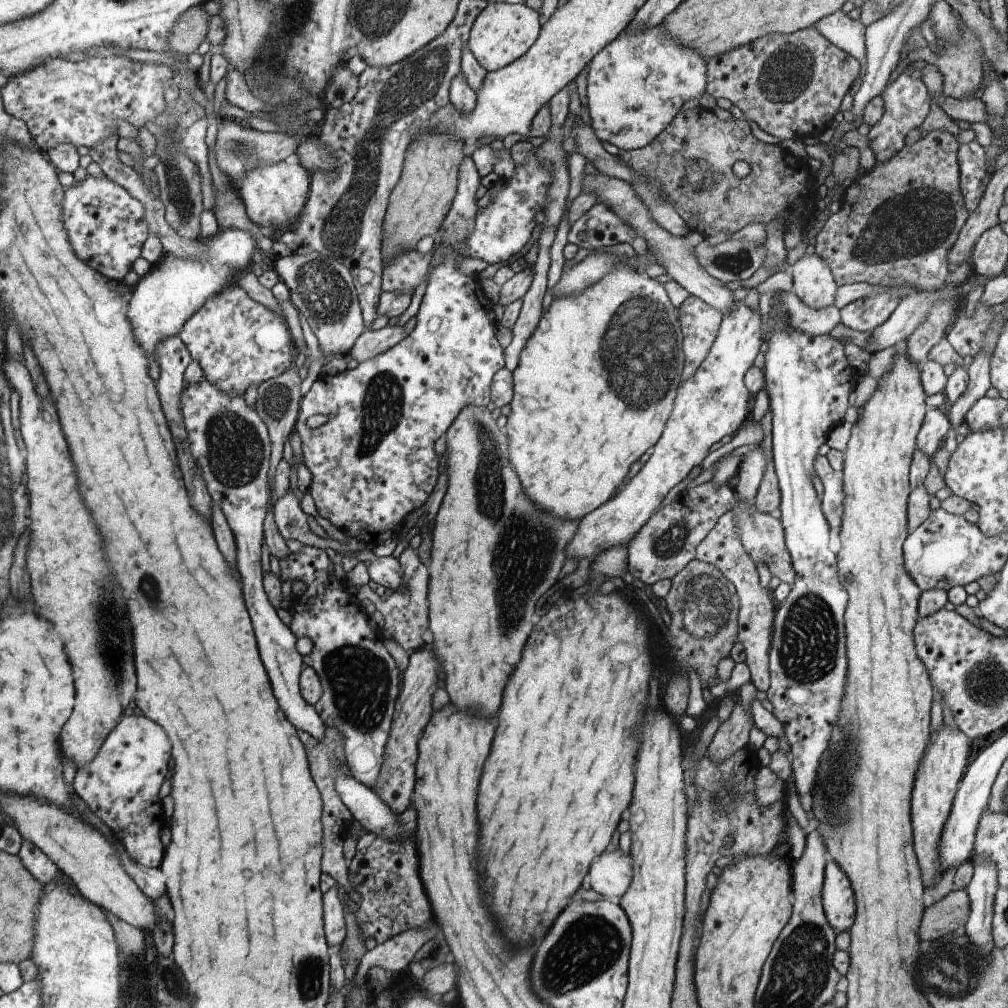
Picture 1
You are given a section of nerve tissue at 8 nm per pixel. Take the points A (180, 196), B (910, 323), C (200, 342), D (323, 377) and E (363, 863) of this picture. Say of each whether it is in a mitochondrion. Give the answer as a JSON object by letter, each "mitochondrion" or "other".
{"A":"mitochondrion","B":"other","C":"other","D":"other","E":"other"}

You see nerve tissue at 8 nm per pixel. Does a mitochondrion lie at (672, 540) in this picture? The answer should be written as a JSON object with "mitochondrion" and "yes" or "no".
{"mitochondrion":"yes"}

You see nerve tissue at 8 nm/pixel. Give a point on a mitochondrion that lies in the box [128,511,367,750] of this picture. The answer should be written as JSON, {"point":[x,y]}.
{"point":[148,587]}

